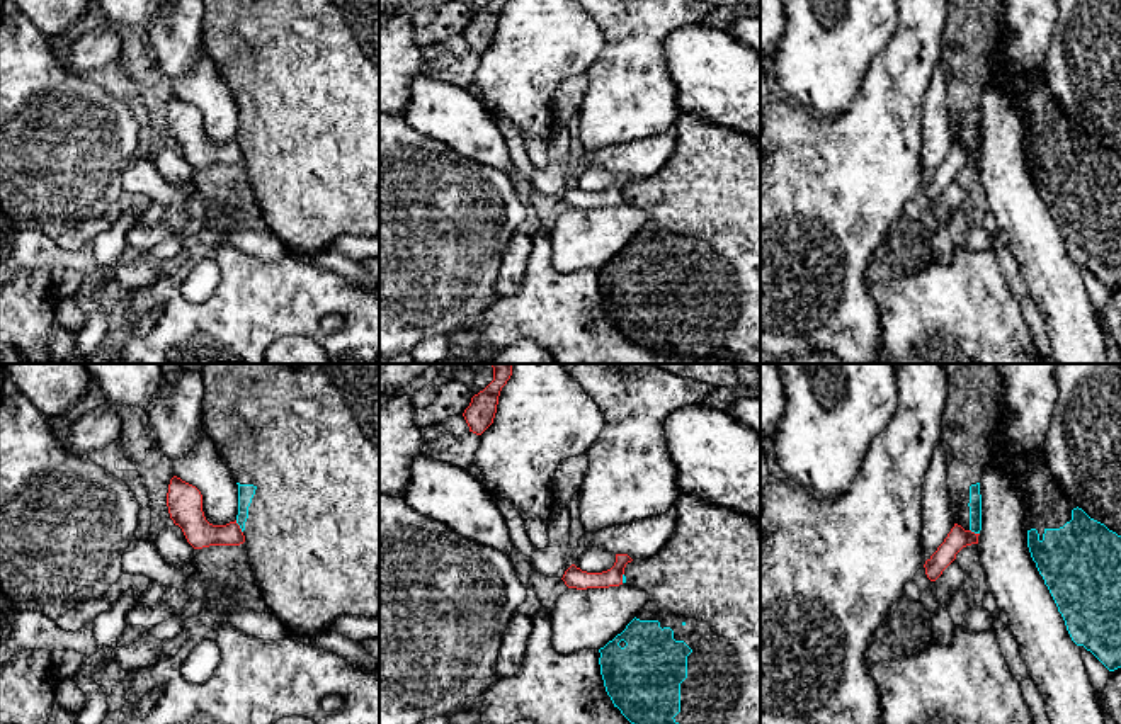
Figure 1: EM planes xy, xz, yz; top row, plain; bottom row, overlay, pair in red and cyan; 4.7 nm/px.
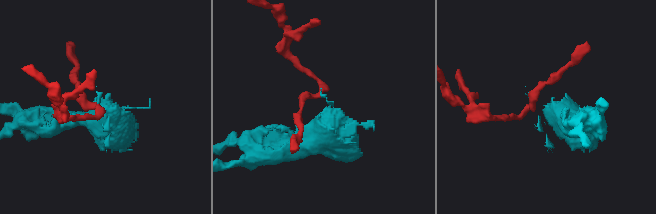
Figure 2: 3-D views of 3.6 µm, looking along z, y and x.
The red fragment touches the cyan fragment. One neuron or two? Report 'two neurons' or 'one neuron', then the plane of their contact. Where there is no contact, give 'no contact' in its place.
two neurons; contact in xy

